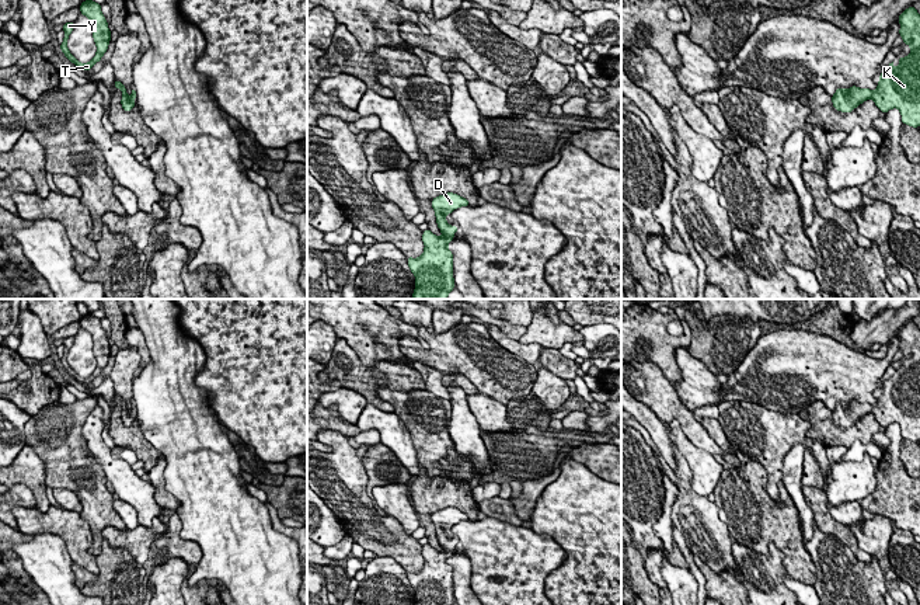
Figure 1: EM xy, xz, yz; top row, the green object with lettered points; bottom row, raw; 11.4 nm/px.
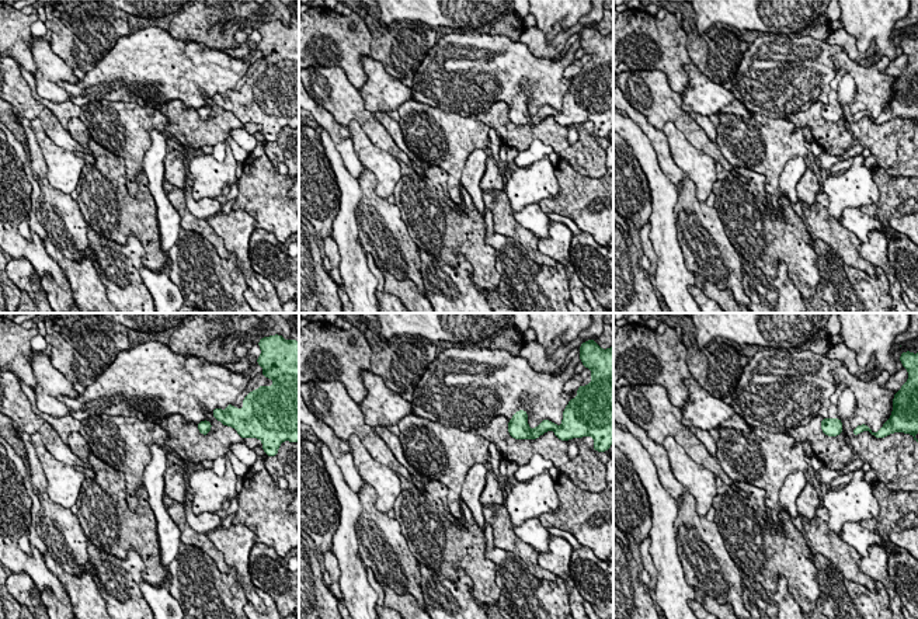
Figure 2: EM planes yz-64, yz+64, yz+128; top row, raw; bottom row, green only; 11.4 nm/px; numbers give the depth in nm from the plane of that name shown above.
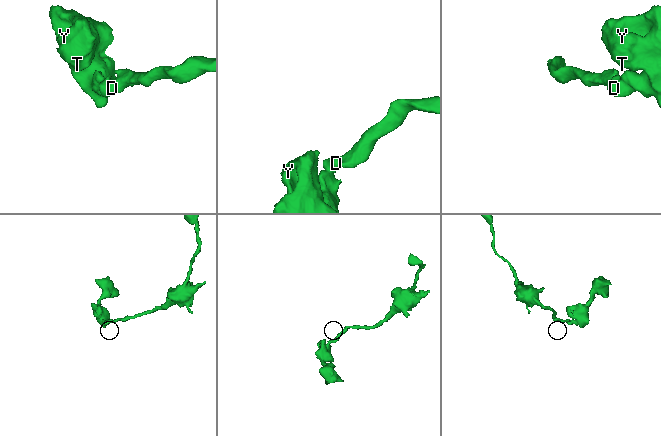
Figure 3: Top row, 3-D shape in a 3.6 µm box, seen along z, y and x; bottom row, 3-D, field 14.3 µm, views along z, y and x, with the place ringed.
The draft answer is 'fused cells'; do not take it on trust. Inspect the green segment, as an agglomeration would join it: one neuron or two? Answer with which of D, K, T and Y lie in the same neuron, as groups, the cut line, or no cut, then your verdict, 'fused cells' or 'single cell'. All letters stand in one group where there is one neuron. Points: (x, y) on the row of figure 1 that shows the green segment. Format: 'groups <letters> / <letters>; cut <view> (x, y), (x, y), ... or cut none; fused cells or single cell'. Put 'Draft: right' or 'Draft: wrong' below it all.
groups D K T Y; cut none; single cell
Draft: wrong

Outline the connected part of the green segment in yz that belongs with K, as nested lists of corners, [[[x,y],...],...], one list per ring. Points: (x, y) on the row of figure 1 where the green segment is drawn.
[[[910,6],[900,13],[899,35],[903,44],[910,46],[910,55],[899,58],[899,67],[893,62],[879,74],[877,90],[858,88],[851,86],[848,90],[839,87],[832,95],[833,107],[841,112],[851,112],[865,100],[872,100],[885,114],[898,108],[902,124],[913,128],[920,126],[920,14]]]

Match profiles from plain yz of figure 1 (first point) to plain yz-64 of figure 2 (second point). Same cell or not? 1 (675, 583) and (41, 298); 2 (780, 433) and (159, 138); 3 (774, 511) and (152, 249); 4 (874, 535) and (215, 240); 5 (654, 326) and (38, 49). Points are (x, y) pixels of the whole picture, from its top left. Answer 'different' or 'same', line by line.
1: same
2: different
3: same
4: different
5: different

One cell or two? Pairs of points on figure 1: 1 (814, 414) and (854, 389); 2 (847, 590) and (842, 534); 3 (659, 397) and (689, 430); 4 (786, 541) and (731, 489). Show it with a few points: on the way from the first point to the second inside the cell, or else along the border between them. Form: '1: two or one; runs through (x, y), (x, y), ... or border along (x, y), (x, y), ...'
1: two; border along (807, 407), (814, 402), (822, 402), (830, 410)
2: two; border along (815, 524), (860, 560), (870, 562)
3: one; runs through (668, 406), (686, 421)
4: one; runs through (767, 529), (753, 529), (731, 507)

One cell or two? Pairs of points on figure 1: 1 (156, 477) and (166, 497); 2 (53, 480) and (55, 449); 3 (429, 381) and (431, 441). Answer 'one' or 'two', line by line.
1: one
2: one
3: two

